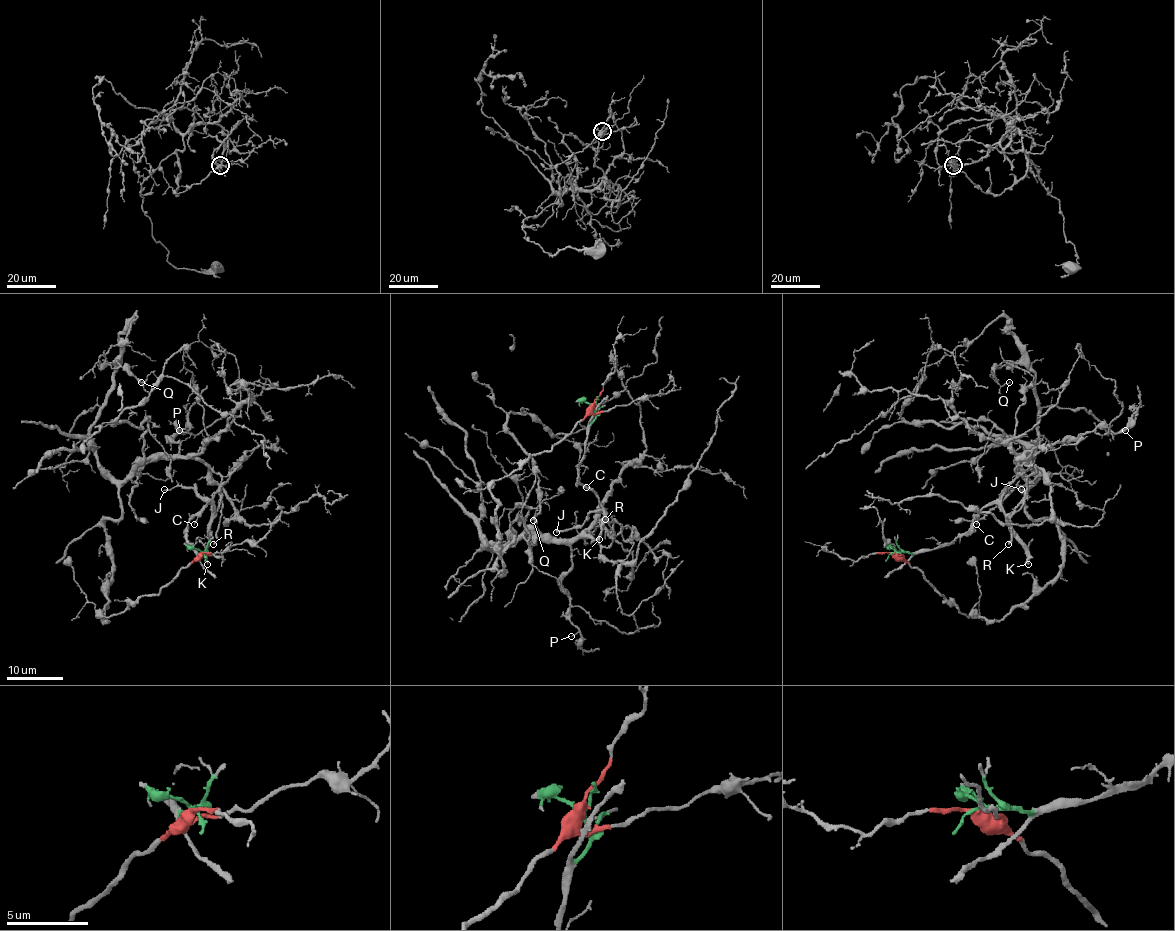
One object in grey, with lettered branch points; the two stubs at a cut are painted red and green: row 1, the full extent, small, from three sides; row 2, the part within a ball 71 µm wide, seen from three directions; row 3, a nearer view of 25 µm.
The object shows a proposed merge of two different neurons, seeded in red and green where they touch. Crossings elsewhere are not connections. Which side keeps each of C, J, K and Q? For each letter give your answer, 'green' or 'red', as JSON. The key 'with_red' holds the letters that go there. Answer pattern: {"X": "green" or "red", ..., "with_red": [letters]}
{"C": "green", "J": "green", "K": "green", "Q": "red", "with_red": ["Q"]}

